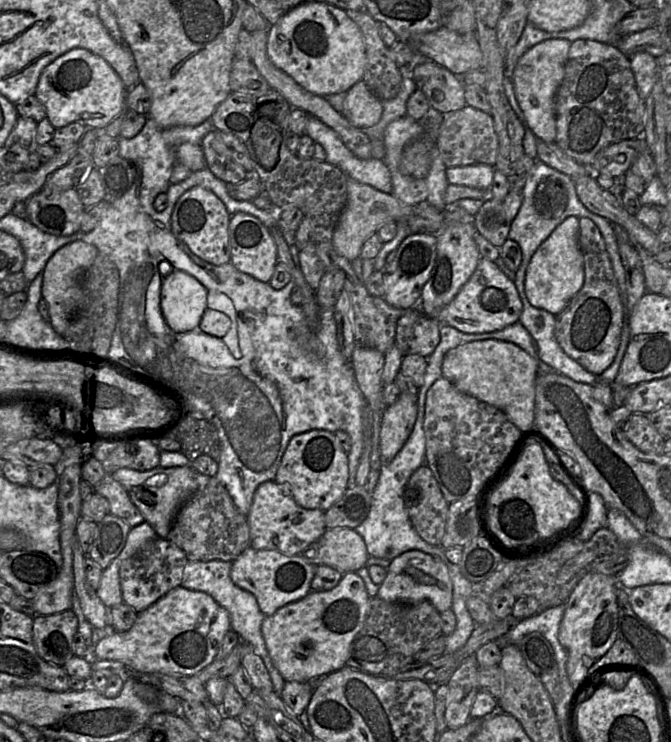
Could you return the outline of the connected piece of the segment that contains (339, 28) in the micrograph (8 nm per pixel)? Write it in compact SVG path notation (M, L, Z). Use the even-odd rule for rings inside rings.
M311 1L302 3L280 20L269 26L267 55L275 67L290 76L297 84L310 93L326 97L347 92L362 80L367 63L362 33L347 12L327 2Z

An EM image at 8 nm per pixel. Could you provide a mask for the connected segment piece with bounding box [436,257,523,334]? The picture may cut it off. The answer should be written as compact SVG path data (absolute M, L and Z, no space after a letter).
M480 257L474 273L454 299L441 309L436 320L463 333L488 333L502 330L519 321L522 308L523 304L514 282L493 261Z

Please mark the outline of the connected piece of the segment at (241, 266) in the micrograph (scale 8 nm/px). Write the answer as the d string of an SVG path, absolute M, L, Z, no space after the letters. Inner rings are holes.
M237 212L229 221L230 262L239 271L269 283L278 263L270 230L256 217Z

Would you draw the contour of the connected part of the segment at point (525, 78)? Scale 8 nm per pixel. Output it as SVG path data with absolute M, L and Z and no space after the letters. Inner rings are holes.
M566 39L542 41L520 57L513 71L514 90L525 117L525 124L537 139L546 143L556 140L556 94L564 77L571 43Z

